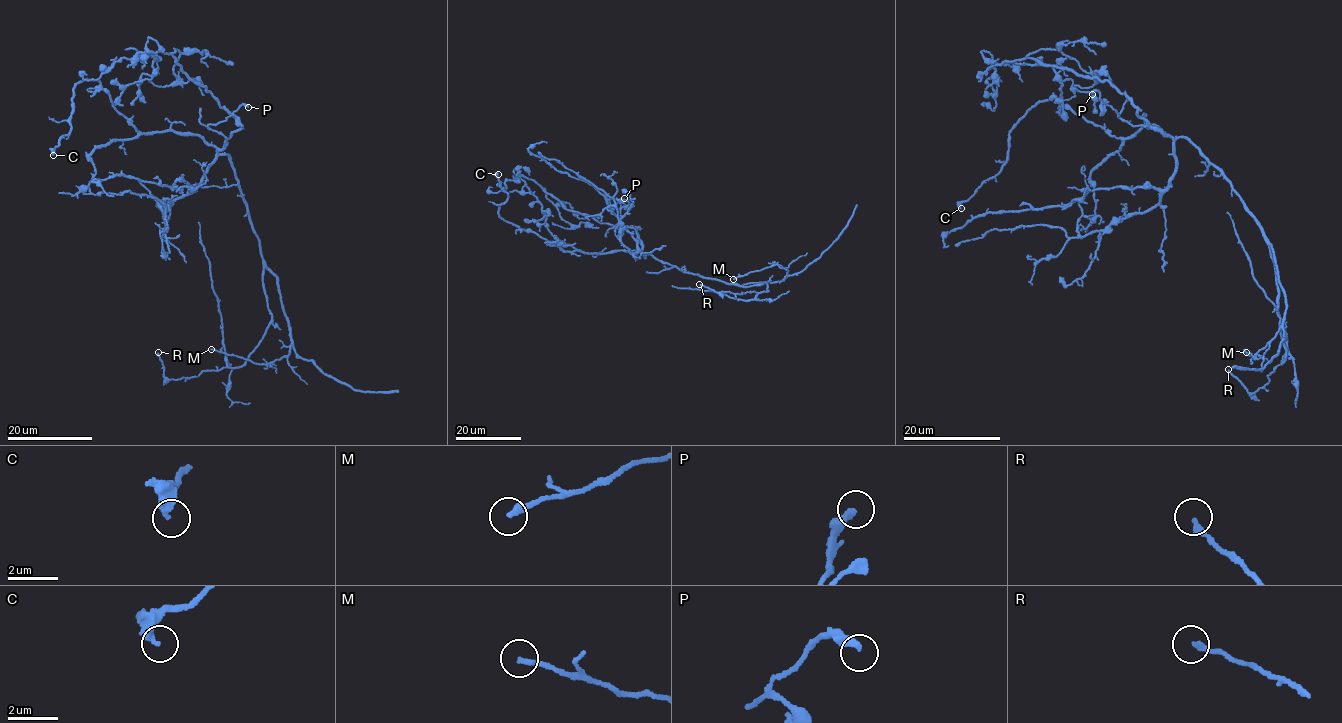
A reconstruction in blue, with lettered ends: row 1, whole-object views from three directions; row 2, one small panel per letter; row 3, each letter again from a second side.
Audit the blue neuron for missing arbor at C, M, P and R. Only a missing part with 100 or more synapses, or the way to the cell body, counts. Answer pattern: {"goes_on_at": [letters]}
{"goes_on_at": []}

